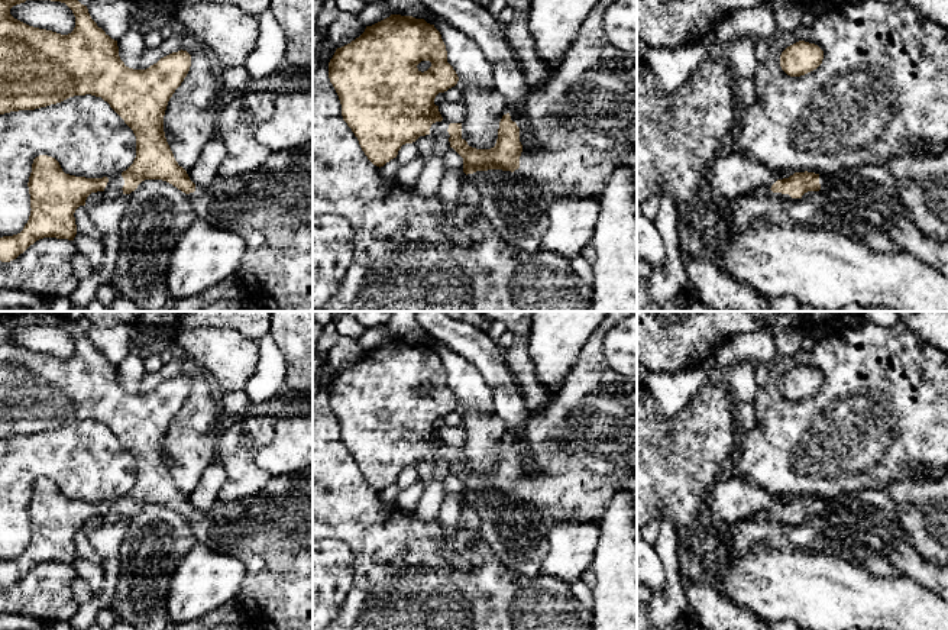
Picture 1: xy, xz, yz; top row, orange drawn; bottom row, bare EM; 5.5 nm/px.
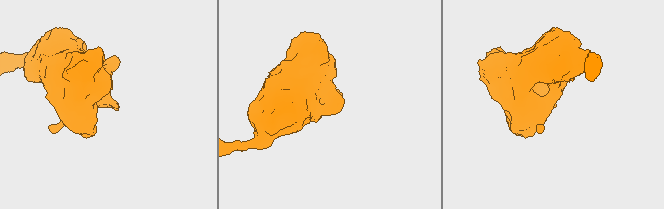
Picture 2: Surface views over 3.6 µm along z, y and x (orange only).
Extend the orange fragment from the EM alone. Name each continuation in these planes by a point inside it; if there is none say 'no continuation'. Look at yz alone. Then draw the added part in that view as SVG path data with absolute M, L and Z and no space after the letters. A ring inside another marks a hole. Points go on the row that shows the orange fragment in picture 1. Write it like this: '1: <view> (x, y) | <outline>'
1: yz (759, 191) | M758 187L758 188L751 191L753 196L758 196L758 197L764 196L764 197L776 198L776 200L780 200L780 201L797 201L797 200L802 200L802 198L808 198L813 193L816 193L816 191L808 191L800 198L792 198L789 194L773 193L770 188L766 188L766 187Z

